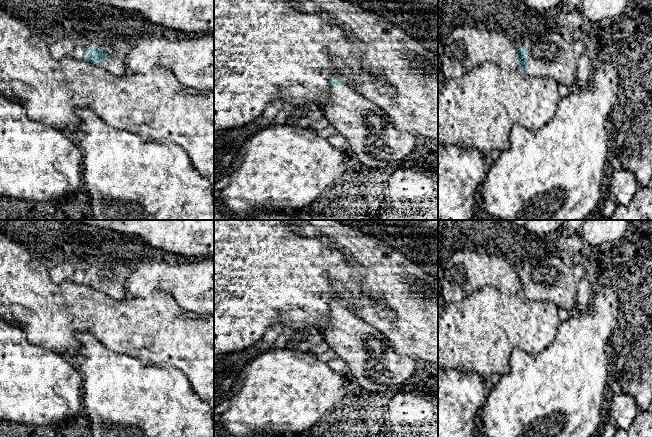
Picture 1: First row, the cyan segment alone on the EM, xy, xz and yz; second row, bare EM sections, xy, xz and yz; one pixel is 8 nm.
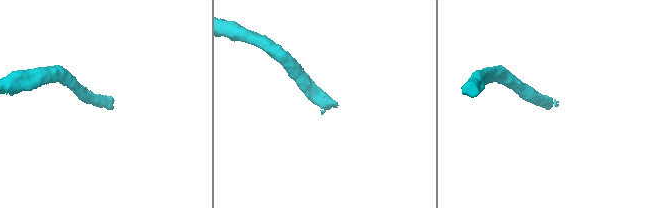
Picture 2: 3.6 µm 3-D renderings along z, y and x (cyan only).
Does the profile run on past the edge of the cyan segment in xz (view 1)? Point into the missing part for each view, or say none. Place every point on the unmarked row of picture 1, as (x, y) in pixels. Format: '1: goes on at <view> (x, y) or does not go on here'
1: goes on at xz (371, 360)

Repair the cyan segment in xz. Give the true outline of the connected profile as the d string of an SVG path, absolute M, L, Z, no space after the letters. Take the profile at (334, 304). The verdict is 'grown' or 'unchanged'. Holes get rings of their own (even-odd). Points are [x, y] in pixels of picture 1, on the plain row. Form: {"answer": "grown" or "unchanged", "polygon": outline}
{"answer": "grown", "polygon": "M333 299L330 323L322 331L326 343L347 363L347 374L368 391L389 394L416 371L417 360L394 351L373 326Z"}

